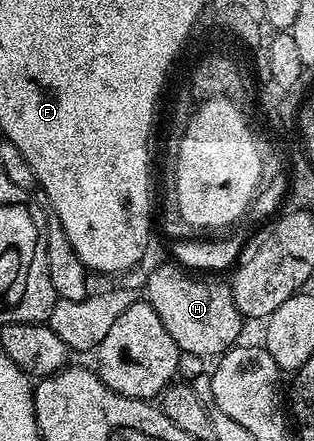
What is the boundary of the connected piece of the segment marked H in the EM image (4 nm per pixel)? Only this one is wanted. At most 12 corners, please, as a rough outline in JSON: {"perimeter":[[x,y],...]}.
{"perimeter":[[162,265],[145,300],[183,354],[217,359],[244,318],[229,284]]}

